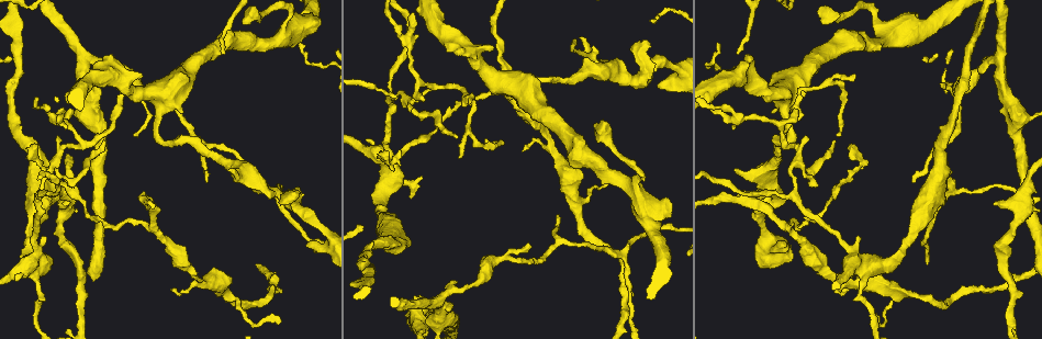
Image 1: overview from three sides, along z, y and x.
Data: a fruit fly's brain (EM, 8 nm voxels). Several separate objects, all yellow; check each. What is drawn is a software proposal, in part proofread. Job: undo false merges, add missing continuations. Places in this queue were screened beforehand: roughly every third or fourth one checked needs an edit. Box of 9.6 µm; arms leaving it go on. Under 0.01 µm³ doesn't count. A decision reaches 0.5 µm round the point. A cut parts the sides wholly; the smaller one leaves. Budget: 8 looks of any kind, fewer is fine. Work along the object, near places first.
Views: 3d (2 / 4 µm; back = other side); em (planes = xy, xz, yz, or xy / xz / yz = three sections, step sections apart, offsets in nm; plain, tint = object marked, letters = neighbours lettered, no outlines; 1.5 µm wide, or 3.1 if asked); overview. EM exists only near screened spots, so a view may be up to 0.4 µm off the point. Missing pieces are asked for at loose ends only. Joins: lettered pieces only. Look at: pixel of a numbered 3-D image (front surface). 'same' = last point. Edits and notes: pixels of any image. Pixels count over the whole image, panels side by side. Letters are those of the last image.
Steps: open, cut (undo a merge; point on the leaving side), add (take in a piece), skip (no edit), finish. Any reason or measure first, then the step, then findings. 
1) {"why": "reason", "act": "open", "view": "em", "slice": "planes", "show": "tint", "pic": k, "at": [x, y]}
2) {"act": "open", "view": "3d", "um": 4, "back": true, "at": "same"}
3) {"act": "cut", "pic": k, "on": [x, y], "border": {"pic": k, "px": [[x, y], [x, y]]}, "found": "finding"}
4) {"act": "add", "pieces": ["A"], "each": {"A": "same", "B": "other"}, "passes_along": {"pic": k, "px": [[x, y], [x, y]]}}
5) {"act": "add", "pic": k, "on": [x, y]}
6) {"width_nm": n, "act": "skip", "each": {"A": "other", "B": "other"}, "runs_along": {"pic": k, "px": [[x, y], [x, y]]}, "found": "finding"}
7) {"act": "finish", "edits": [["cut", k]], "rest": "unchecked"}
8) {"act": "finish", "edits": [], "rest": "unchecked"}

{"act": "open", "view": "em", "slice": "planes", "show": "letters", "pic": 1, "at": [230, 169]}

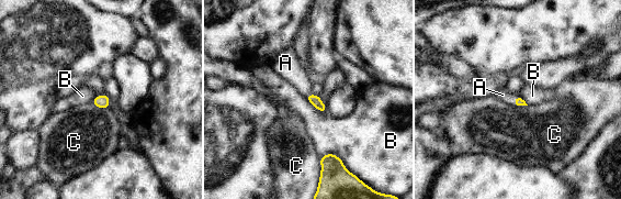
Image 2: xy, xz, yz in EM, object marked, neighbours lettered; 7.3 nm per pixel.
{"longest_contact_nm": ["B", 200], "act": "add", "pieces": ["A"], "each": {"A": "same", "B": "other", "C": "other"}, "passes_along": {"pic": 2, "px": [[519, 101], [515, 100], [503, 95]]}, "found": "the neuron continues"}

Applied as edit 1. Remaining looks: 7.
{"why": "see it whole again", "act": "open", "view": "overview"}

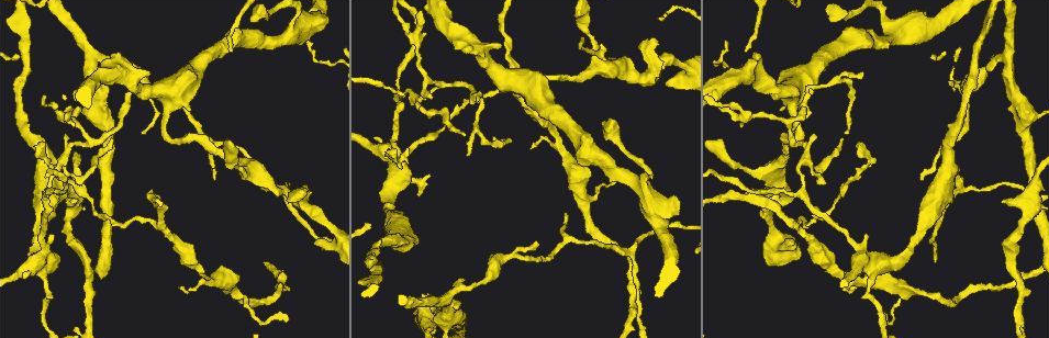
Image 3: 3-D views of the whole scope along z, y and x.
{"why": "tapers out", "act": "open", "view": "em", "slice": "planes", "show": "letters", "pic": 3, "at": [66, 135]}

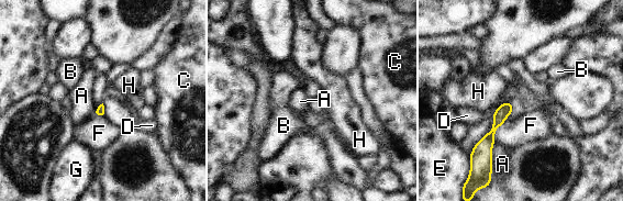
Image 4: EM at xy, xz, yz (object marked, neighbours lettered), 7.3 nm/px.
{"act": "skip", "each": {"A": "other", "B": "other", "C": "other", "D": "other", "E": "other", "F": "other", "G": "other", "H": "other"}, "border": {"pic": 4, "px": [[494, 142], [492, 146], [491, 169]]}, "found": "no lettered piece goes on from it"}

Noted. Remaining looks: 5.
{"why": "branch stops here", "act": "open", "view": "3d", "um": 4, "pic": 3, "at": [861, 73]}

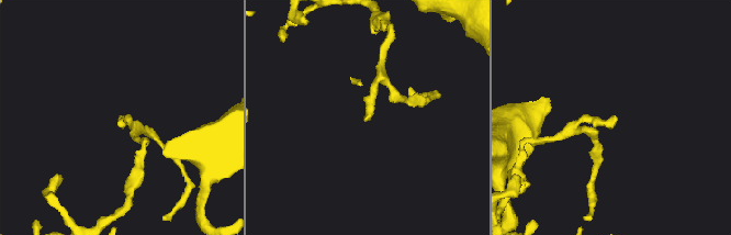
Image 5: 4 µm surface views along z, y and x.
{"why": "shape alone is not enough", "act": "open", "view": "em", "slice": "xz", "step": 8, "show": "tint", "pic": 5, "at": [365, 118]}

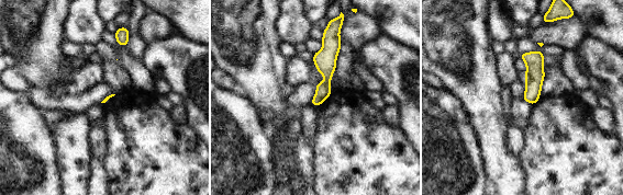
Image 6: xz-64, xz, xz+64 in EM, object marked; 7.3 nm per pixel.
{"why": "another direction", "act": "open", "view": "em", "slice": "yz", "step": 8, "show": "letters", "at": "same"}

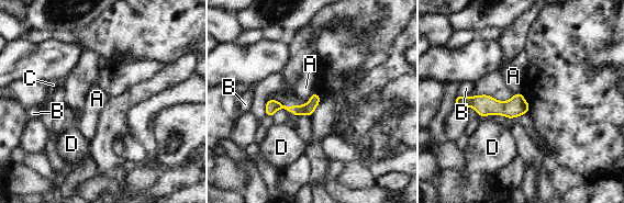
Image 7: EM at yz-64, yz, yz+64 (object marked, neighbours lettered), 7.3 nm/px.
{"width_nm": 90, "act": "skip", "each": {"A": "other", "B": "other", "C": "other", "D": "other"}, "border": {"pic": 7, "px": [[314, 91], [305, 103], [294, 104]]}, "found": "no lettered piece goes on from it"}

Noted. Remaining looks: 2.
{"act": "finish", "edits": [["add", 2]], "rest": "unchecked"}

